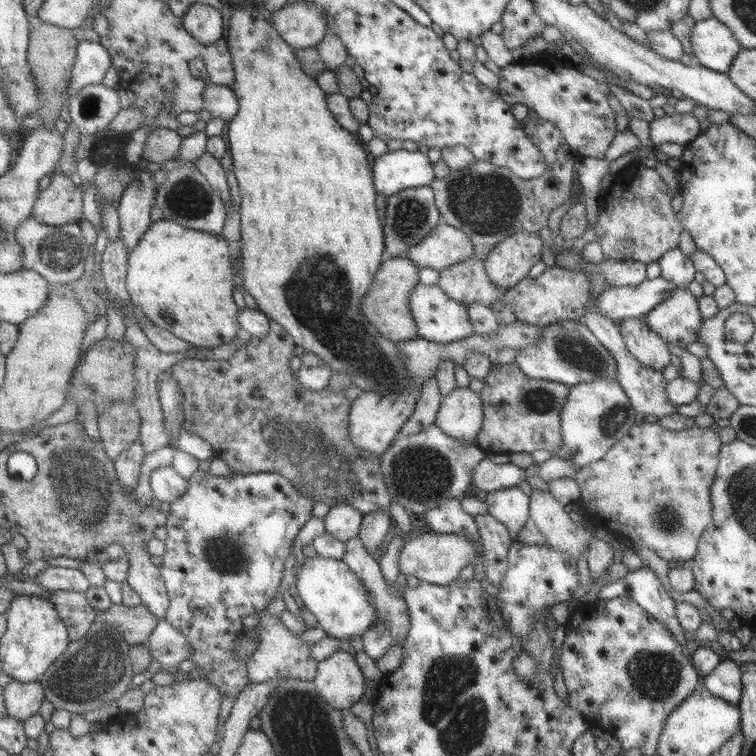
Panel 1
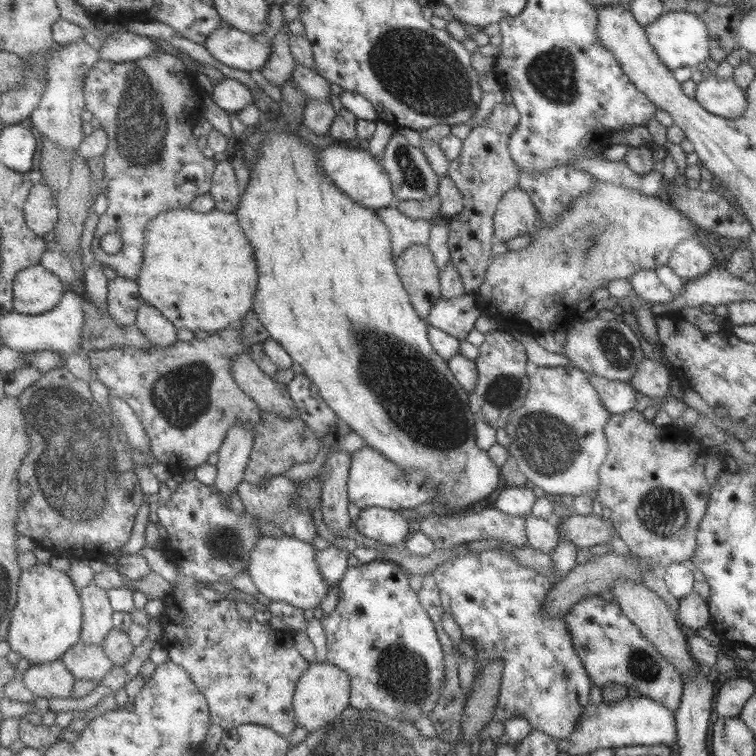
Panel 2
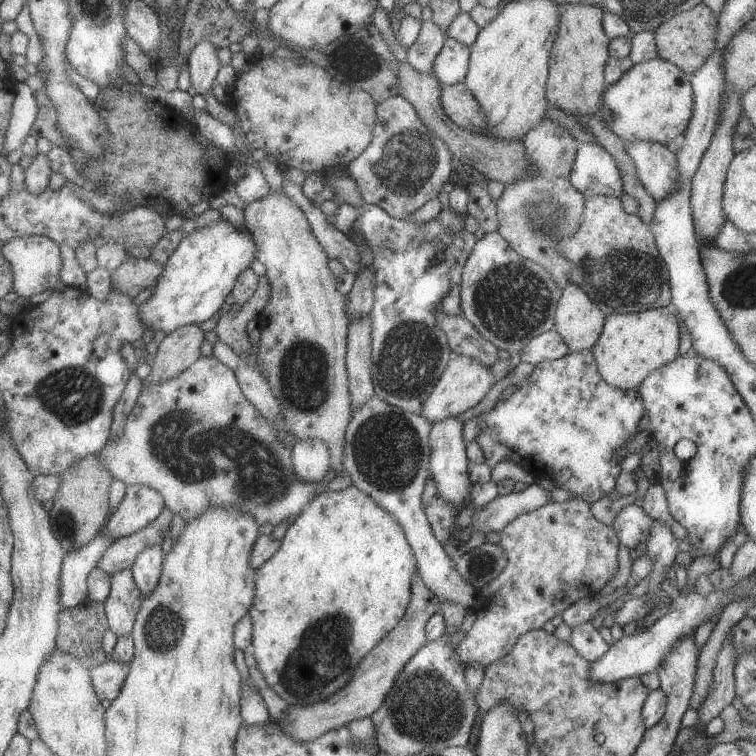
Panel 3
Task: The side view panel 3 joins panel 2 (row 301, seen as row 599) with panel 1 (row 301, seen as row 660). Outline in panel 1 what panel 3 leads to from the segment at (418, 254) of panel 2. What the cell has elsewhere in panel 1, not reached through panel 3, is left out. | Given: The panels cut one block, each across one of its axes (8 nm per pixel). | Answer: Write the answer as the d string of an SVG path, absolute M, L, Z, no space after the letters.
M407 256L388 258L382 262L369 292L363 297L363 315L383 337L399 343L417 340L417 321L411 313L411 291L419 284L420 266Z

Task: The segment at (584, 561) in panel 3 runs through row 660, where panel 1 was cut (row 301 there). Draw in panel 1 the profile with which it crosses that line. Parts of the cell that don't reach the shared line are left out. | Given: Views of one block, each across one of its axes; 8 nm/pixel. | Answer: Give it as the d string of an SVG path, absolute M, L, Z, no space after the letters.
M470 257L457 264L439 270L437 285L444 289L452 300L461 304L493 305L505 288L497 288L484 269L483 260Z

